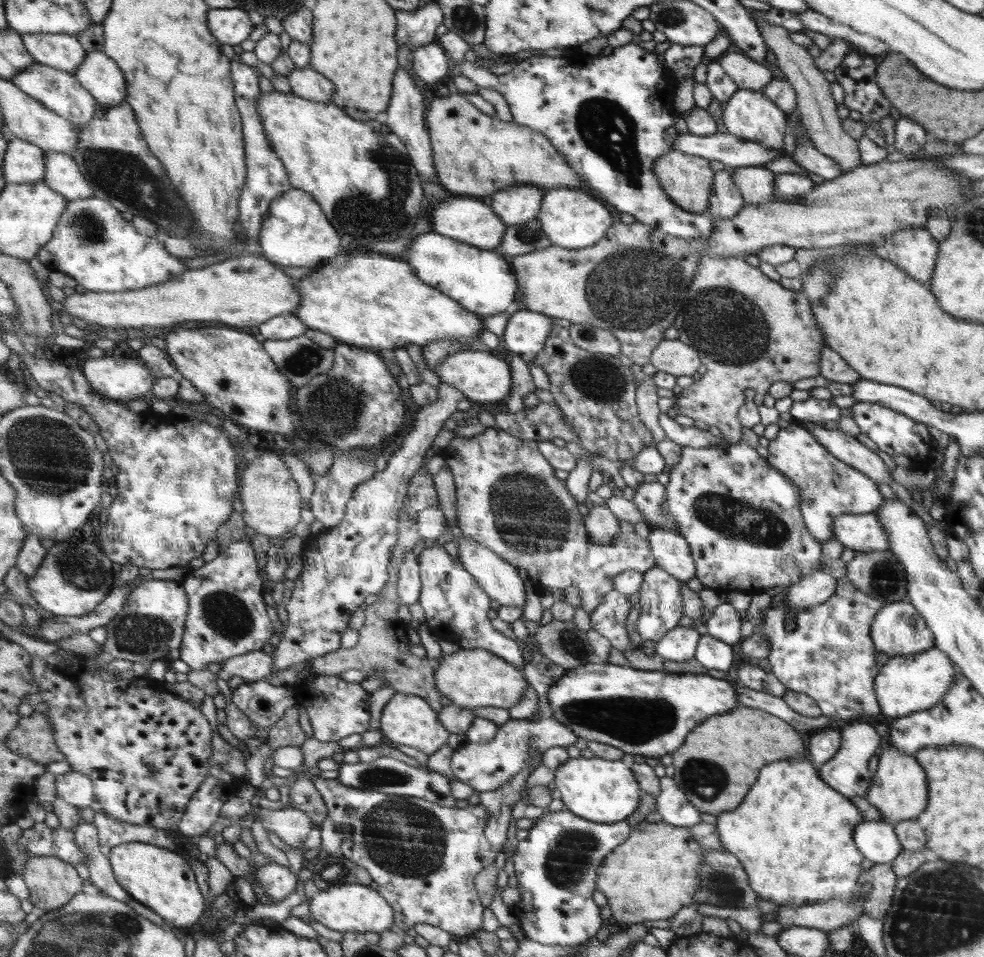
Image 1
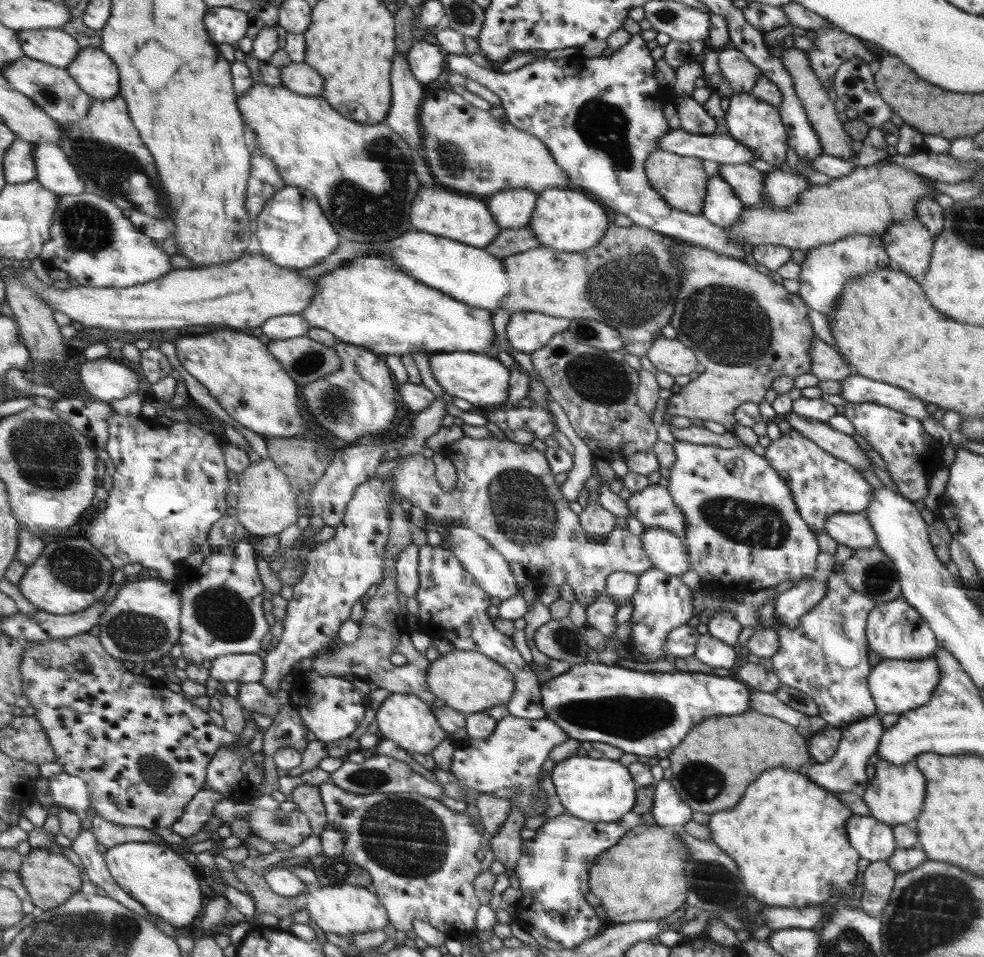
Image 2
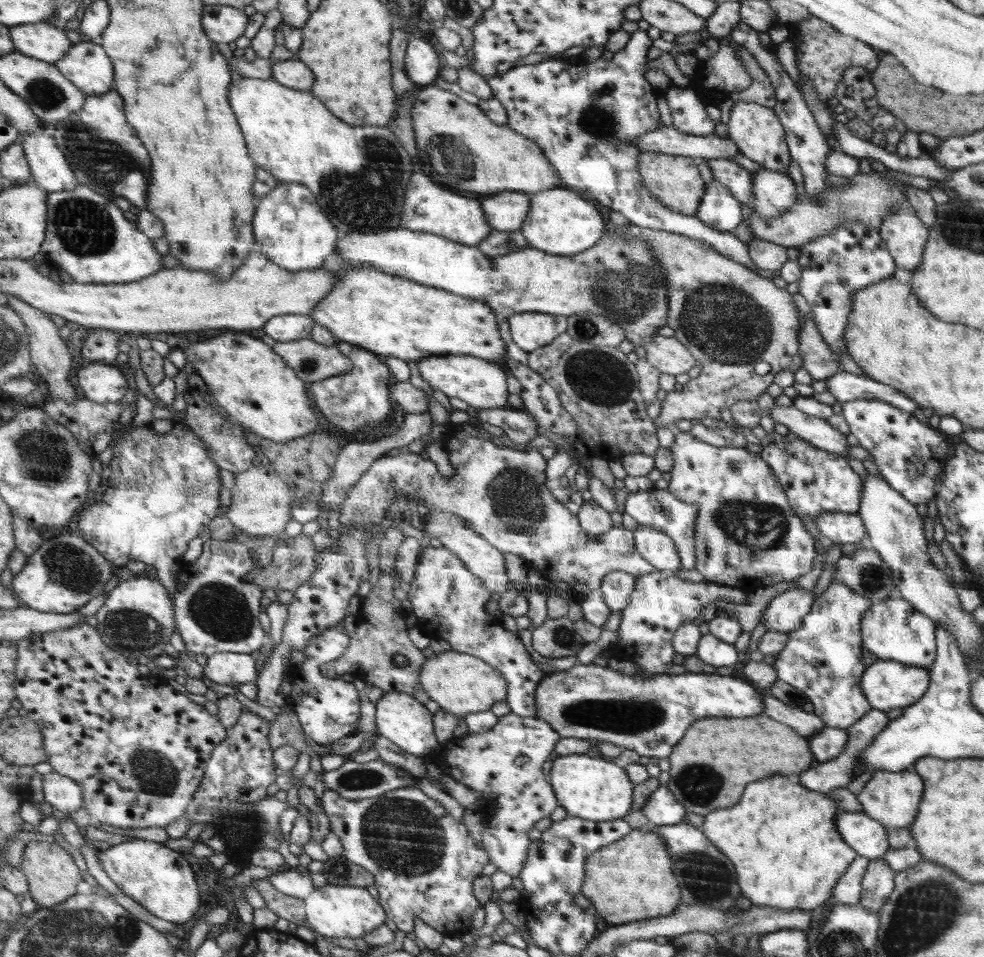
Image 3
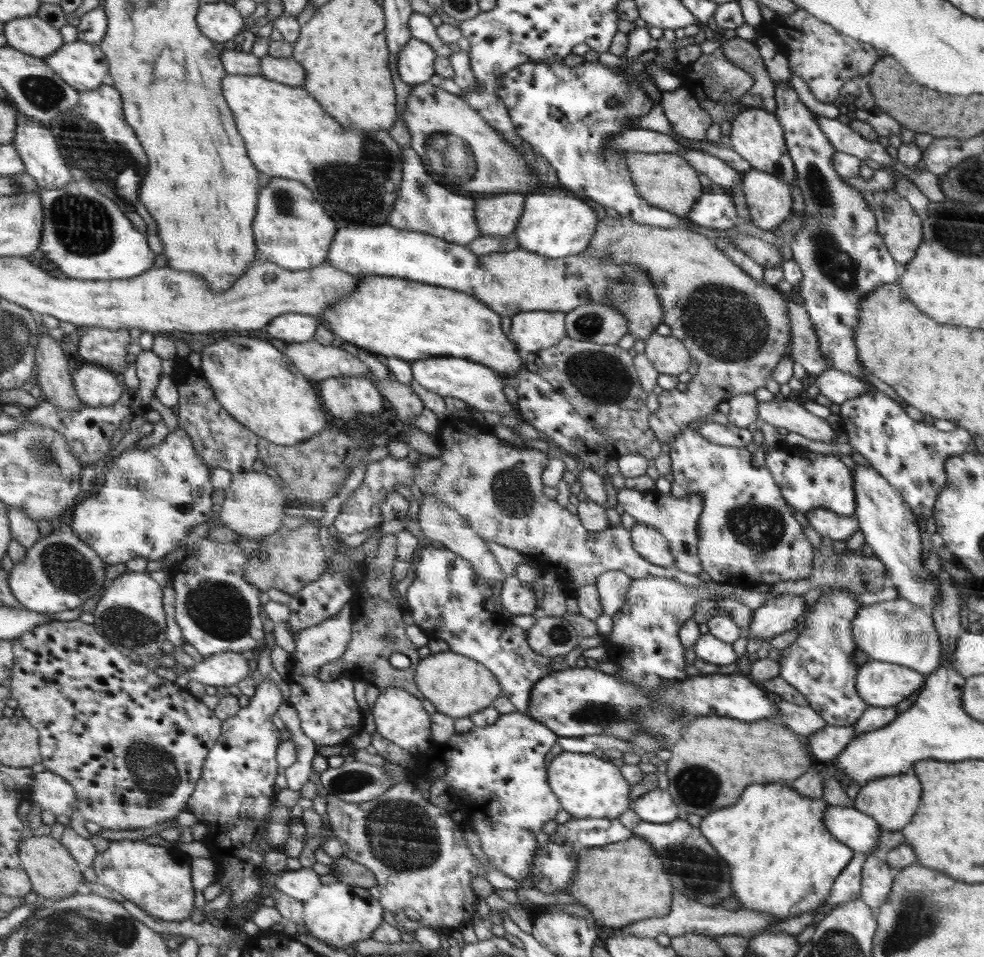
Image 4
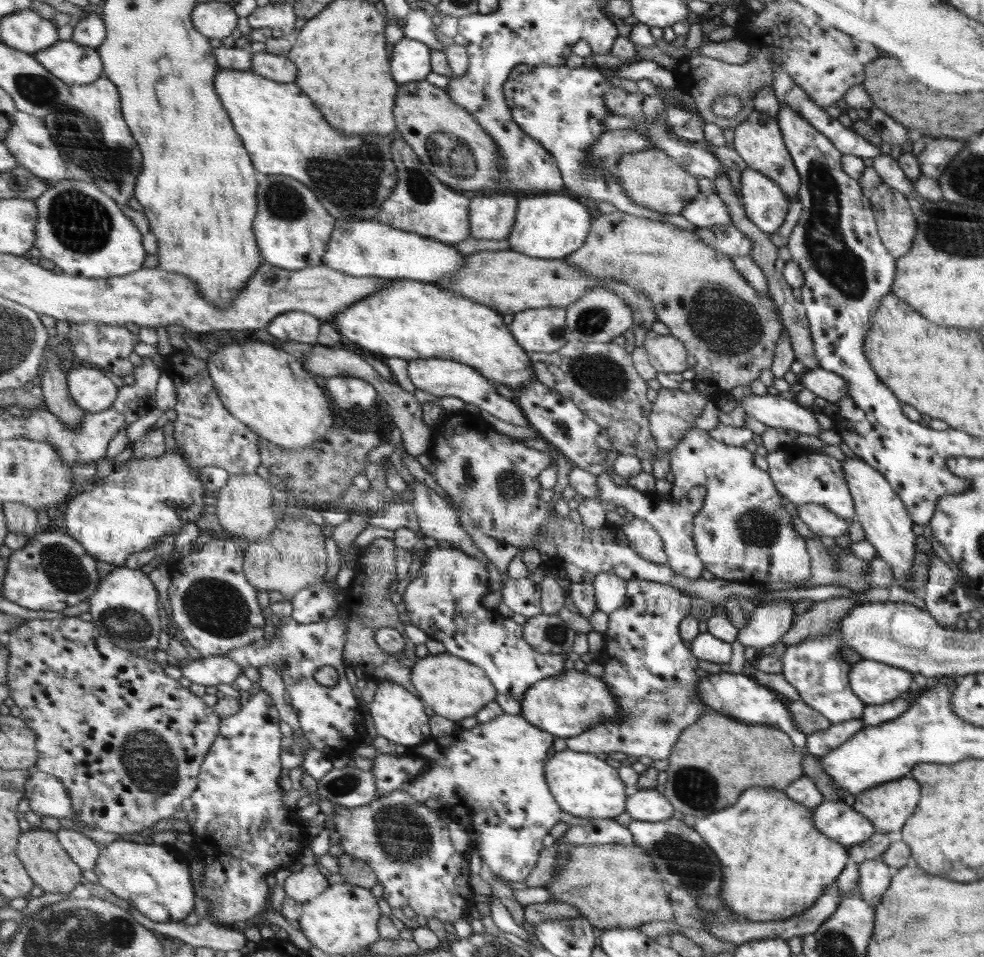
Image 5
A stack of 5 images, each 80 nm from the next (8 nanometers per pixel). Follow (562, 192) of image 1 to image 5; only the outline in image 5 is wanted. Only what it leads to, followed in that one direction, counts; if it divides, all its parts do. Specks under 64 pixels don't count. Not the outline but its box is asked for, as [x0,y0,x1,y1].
[506,191,594,259]

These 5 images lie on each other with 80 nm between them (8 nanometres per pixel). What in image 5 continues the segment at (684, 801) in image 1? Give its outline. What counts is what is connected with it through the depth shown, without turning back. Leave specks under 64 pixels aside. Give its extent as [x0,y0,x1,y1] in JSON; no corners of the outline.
[628,789,677,822]

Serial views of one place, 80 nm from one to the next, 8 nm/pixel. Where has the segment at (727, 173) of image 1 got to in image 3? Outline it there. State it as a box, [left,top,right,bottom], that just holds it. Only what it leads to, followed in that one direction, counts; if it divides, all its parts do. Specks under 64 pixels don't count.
[694,180,743,232]

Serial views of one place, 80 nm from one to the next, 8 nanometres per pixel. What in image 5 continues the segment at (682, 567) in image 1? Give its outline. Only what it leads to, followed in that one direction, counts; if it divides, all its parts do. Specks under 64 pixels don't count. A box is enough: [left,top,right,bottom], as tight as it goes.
[622,516,668,564]

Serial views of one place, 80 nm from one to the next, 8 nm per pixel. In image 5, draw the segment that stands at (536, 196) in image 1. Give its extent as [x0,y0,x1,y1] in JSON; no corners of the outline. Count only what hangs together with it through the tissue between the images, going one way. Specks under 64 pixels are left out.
[470,193,520,241]

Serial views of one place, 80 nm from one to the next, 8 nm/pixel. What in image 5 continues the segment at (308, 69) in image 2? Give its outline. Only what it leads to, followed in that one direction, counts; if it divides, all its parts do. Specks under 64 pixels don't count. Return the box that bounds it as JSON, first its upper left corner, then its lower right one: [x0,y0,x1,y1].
[251,51,298,83]

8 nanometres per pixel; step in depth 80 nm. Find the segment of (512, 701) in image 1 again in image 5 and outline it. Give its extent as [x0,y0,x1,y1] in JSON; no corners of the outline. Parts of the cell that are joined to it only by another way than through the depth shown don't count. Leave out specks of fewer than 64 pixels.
[411,653,499,722]

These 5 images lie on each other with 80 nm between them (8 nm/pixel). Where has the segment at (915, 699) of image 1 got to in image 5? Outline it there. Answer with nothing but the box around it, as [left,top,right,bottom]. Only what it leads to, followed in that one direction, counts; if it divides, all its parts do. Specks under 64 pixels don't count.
[850,659,912,705]

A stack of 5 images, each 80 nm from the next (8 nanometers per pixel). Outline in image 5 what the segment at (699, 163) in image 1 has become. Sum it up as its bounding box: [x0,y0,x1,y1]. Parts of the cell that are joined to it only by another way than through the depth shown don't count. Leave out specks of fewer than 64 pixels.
[614,148,700,214]

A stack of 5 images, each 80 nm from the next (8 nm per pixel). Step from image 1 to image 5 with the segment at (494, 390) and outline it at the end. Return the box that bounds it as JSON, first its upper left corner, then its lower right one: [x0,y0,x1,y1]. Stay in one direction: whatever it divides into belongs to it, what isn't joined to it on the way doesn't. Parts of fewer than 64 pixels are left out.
[408,358,530,426]

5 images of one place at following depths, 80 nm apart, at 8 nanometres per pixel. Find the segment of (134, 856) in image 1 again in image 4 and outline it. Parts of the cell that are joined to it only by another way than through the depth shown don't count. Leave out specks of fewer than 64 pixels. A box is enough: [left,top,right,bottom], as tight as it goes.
[94,840,196,921]

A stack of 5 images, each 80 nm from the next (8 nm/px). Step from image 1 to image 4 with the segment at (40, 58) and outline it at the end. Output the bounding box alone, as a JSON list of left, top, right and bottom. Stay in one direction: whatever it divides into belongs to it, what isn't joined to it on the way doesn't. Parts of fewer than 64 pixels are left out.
[7,16,65,58]

